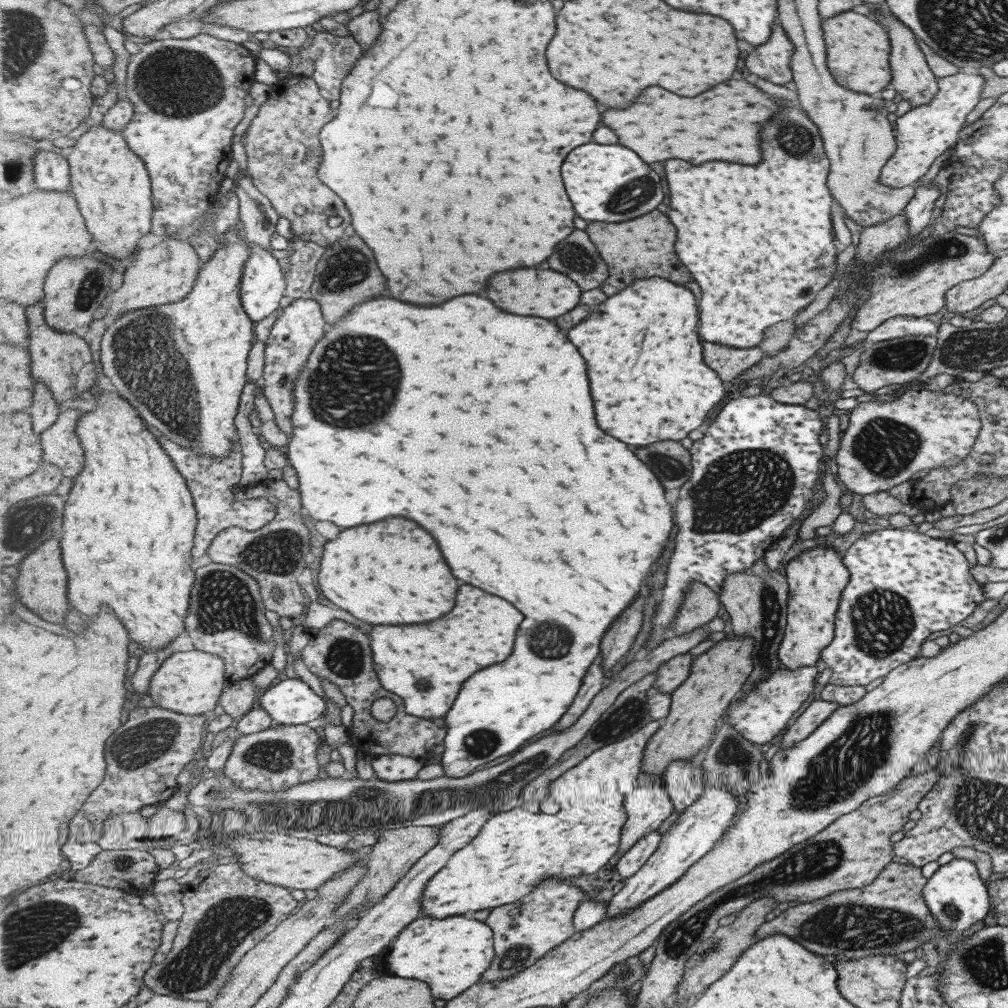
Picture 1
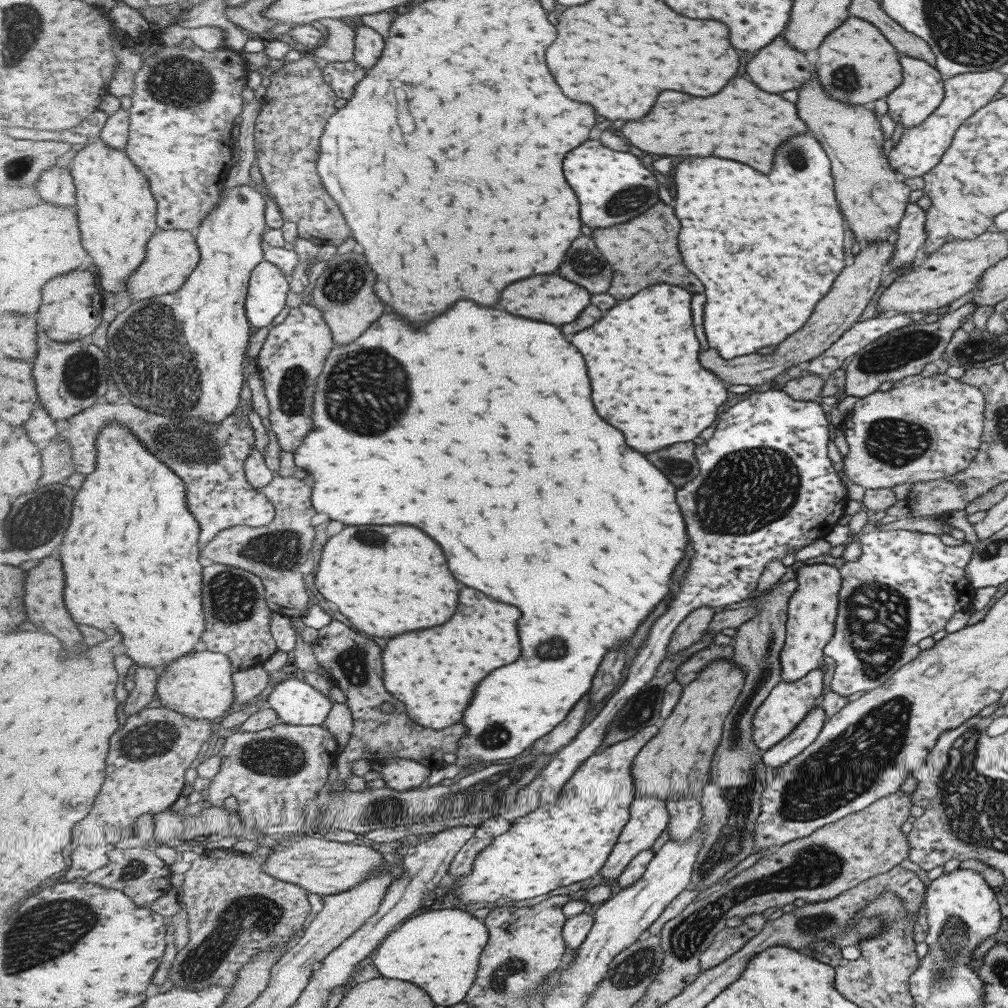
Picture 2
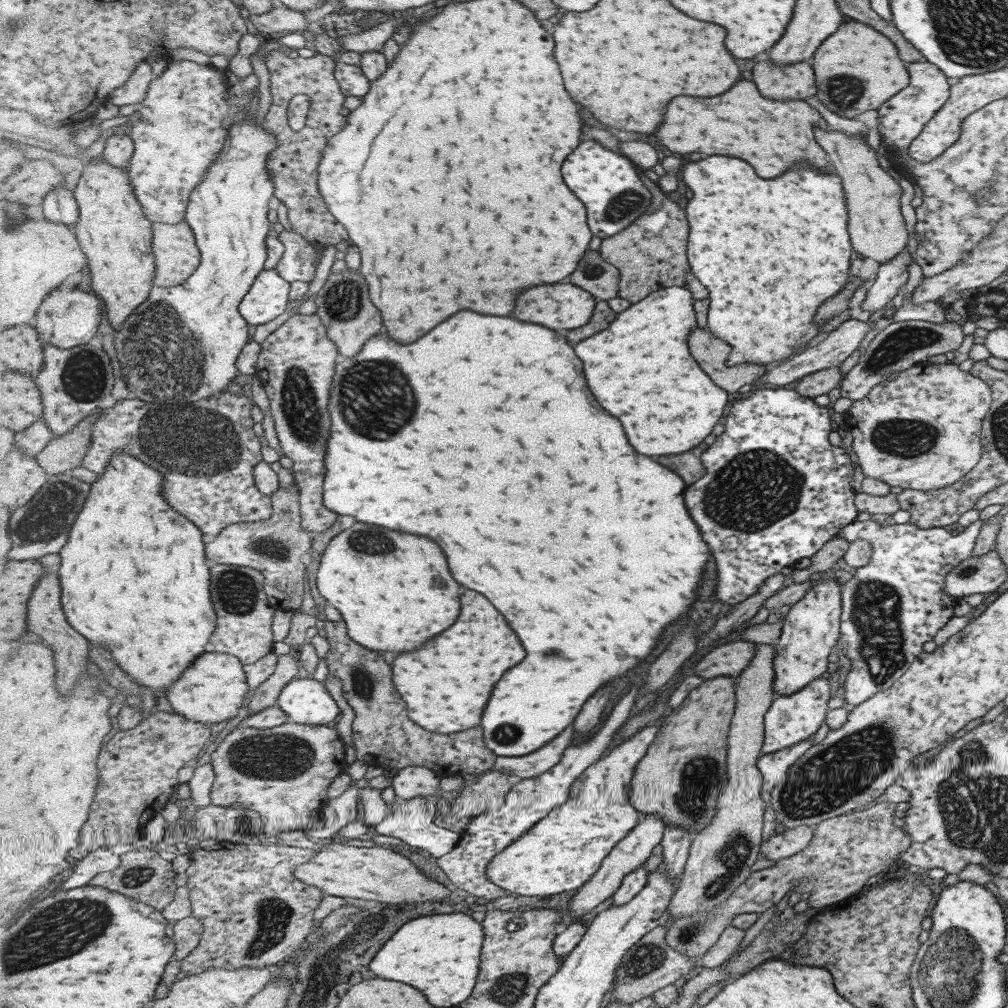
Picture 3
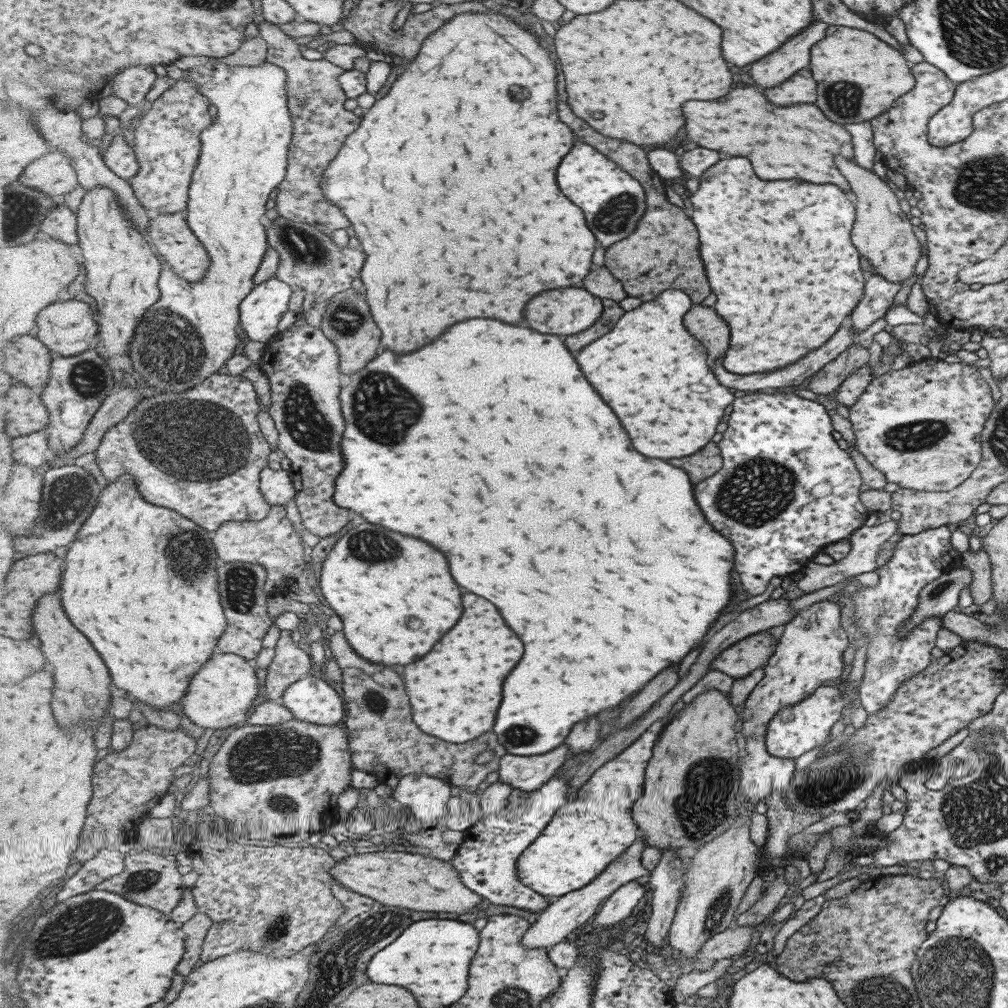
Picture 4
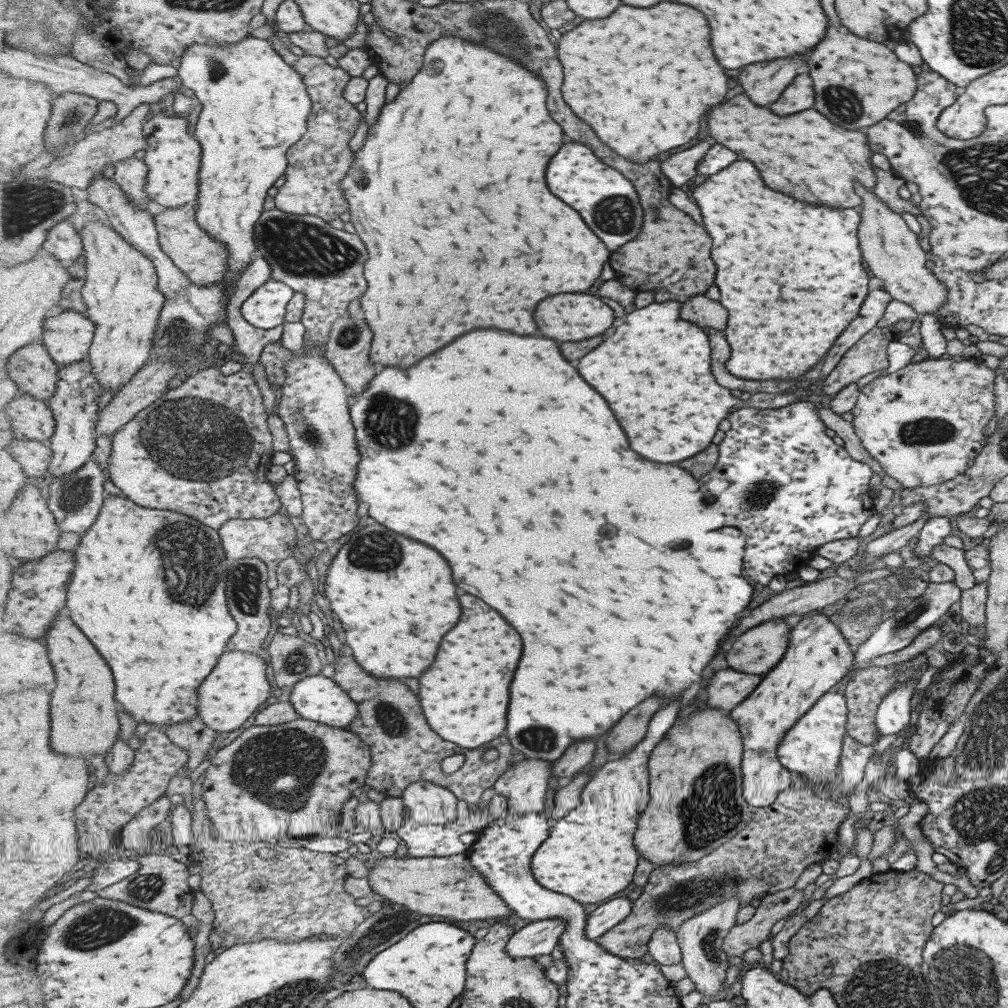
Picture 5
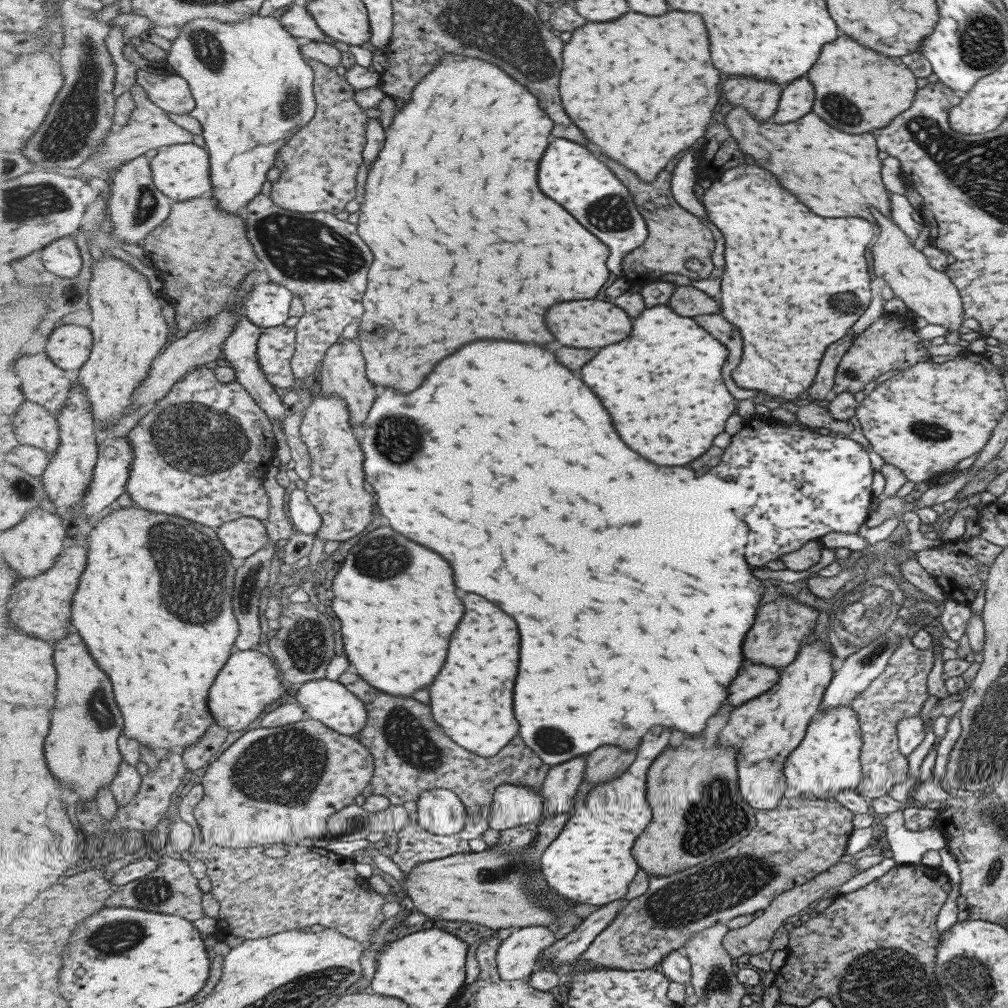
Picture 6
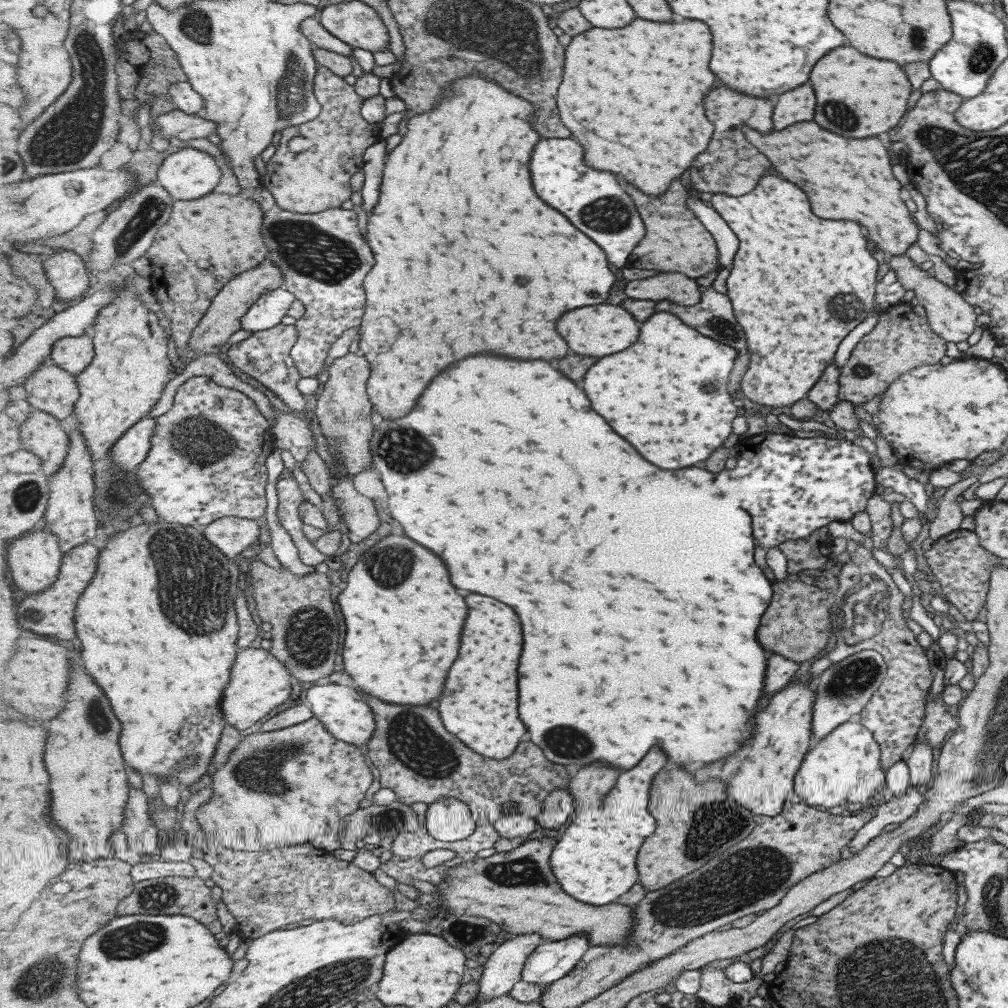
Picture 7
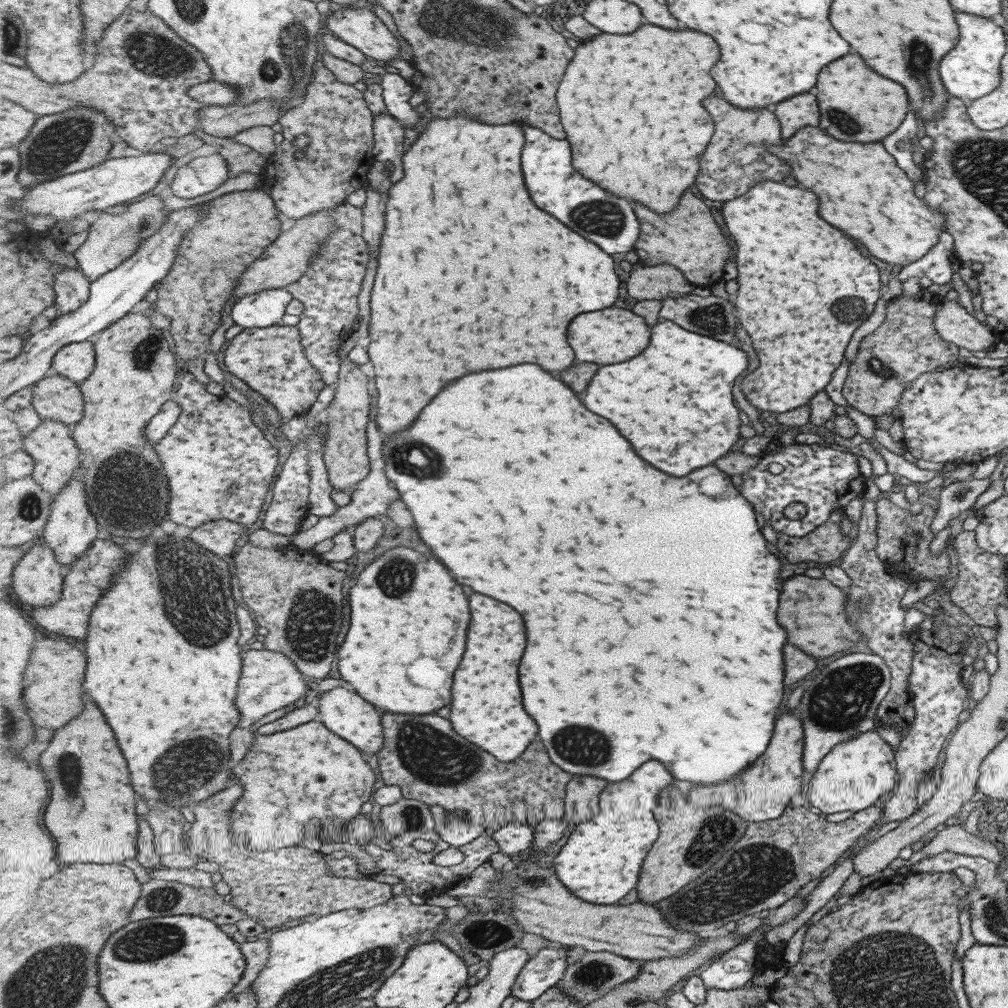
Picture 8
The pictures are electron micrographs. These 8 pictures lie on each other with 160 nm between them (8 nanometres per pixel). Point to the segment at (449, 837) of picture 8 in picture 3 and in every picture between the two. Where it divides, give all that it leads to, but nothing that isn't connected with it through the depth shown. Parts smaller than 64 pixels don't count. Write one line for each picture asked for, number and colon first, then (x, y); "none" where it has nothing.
3: (413, 782)
4: (423, 792)
5: (435, 804)
6: (441, 811)
7: (450, 820)

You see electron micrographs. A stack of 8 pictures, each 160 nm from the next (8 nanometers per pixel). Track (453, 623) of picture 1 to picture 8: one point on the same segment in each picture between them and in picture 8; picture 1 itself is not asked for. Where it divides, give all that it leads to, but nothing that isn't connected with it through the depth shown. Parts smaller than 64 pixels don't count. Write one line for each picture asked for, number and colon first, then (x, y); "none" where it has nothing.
2: (435, 672)
3: (461, 667)
4: (456, 692)
5: (465, 695)
6: (473, 699)
7: (481, 706)
8: (488, 709)

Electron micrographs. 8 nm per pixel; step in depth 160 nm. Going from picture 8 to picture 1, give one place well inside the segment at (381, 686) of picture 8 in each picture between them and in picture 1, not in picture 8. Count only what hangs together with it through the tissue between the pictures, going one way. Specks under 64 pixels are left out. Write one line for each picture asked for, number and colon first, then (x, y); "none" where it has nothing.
1: (392, 572)
2: (389, 580)
3: (395, 590)
4: (395, 595)
5: (412, 602)
6: (397, 600)
7: (404, 620)

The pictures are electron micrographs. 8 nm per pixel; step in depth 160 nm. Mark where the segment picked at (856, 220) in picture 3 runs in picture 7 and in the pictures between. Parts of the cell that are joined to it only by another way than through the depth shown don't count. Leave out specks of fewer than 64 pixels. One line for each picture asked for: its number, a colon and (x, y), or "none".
4: (882, 234)
5: (890, 249)
6: (927, 293)
7: (949, 316)

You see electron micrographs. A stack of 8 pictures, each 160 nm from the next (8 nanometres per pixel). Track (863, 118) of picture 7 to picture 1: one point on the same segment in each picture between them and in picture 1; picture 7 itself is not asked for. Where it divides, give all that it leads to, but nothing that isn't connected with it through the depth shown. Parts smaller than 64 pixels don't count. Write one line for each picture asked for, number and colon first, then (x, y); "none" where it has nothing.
1: (858, 49)
2: (855, 53)
3: (858, 68)
4: (859, 76)
5: (858, 82)
6: (856, 90)

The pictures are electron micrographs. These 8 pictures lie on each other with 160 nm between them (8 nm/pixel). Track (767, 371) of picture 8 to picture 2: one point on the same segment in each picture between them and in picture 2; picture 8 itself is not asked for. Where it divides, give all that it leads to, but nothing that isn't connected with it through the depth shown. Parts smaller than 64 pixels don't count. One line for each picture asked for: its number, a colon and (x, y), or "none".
2: (763, 244)
3: (770, 250)
4: (778, 255)
5: (790, 273)
6: (784, 265)
7: (788, 257)

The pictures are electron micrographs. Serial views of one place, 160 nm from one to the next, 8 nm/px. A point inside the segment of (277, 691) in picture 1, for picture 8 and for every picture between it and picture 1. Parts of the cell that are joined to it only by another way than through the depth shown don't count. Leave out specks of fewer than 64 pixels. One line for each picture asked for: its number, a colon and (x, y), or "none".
2: (298, 703)
3: (306, 700)
4: (311, 699)
5: (319, 698)
6: (331, 702)
7: (344, 710)
8: (347, 714)

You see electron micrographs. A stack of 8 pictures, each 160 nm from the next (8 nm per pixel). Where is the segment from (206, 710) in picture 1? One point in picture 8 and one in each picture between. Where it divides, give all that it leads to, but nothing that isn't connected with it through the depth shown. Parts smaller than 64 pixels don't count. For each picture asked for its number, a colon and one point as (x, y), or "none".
2: (200, 685)
3: (213, 689)
4: (222, 692)
5: (235, 691)
6: (249, 682)
7: (260, 682)
8: (270, 680)

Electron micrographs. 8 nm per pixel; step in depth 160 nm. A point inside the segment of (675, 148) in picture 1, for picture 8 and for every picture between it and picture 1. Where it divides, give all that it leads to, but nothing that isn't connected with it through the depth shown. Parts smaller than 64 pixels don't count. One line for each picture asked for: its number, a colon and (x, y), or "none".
2: (743, 123)
3: (740, 123)
4: (803, 146)
5: (807, 153)
6: (836, 174)
7: (849, 179)
8: (861, 191)

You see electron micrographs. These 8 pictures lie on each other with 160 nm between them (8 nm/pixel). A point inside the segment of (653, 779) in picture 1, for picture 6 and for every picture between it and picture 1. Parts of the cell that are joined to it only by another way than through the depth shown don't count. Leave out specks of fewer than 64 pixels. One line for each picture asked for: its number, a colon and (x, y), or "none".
2: (649, 815)
3: (628, 855)
4: (566, 914)
5: (536, 938)
6: (517, 957)

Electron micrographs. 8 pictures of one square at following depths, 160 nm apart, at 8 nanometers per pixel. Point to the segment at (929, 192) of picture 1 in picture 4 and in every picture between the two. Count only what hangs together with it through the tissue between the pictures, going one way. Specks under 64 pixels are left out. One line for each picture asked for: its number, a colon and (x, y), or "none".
2: (909, 235)
3: (890, 275)
4: (877, 297)

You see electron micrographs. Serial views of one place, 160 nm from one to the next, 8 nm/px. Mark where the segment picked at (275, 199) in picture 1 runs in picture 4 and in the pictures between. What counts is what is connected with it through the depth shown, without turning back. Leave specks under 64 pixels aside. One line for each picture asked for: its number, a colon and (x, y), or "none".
2: (298, 104)
3: (294, 165)
4: (322, 124)

